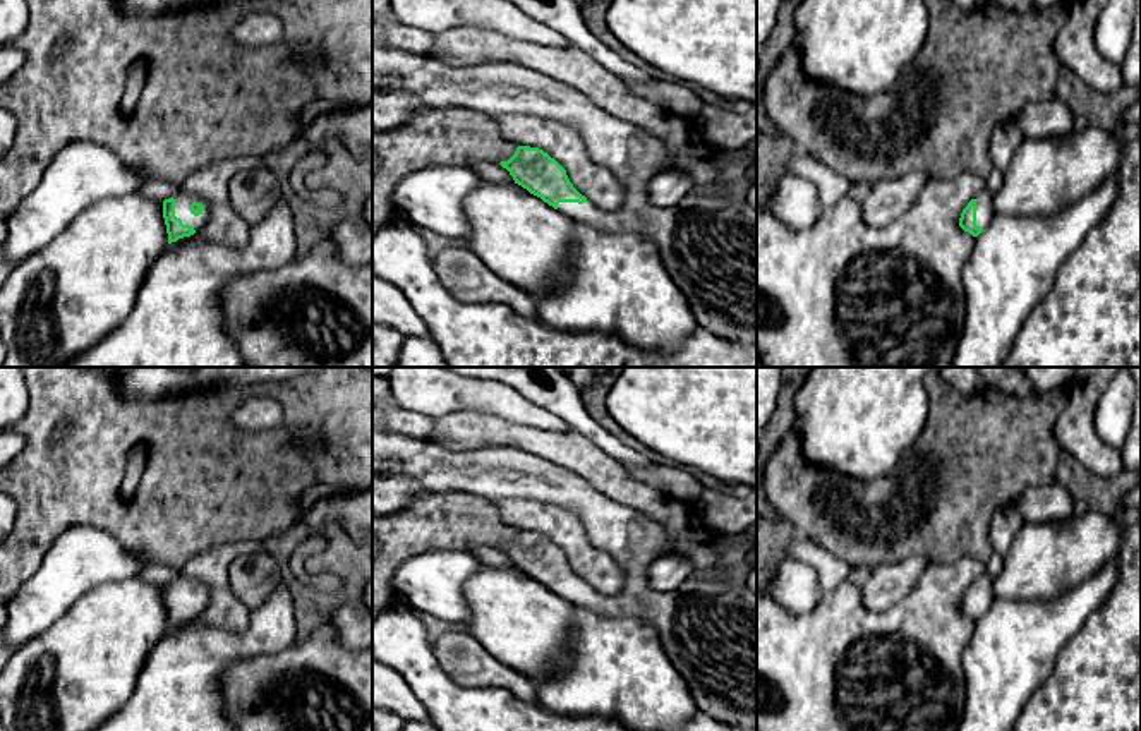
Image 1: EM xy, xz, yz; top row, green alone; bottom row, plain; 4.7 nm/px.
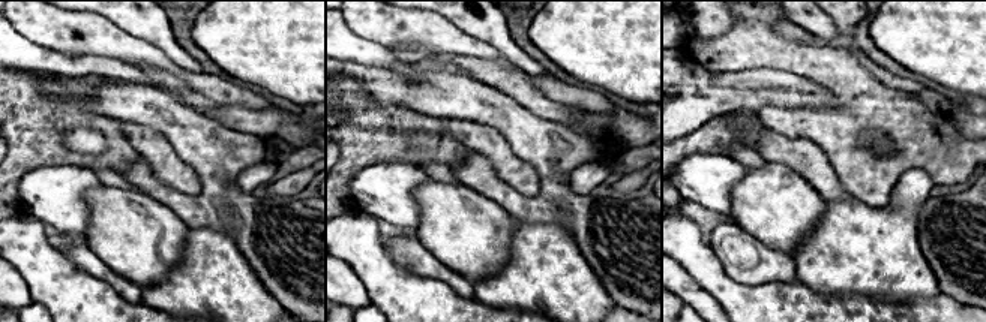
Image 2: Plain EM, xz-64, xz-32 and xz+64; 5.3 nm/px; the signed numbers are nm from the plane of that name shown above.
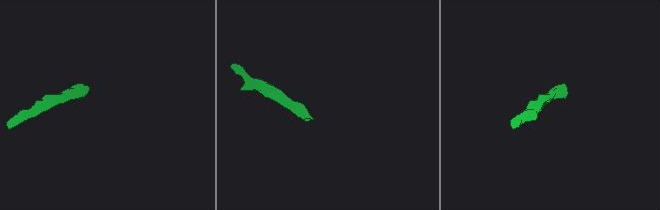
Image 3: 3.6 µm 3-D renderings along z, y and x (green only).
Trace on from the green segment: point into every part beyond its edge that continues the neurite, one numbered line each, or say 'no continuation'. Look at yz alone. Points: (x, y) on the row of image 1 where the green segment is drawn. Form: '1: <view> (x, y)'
1: yz (984, 198)

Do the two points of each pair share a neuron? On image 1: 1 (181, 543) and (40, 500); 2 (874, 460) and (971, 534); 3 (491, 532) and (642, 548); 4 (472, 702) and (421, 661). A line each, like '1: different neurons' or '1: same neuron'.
1: same neuron
2: different neurons
3: different neurons
4: same neuron

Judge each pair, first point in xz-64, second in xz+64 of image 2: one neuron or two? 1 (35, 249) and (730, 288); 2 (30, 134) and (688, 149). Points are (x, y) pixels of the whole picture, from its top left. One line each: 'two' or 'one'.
1: one
2: one

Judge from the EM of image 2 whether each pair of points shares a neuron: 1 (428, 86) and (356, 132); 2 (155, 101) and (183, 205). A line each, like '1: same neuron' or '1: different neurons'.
1: different neurons
2: same neuron

